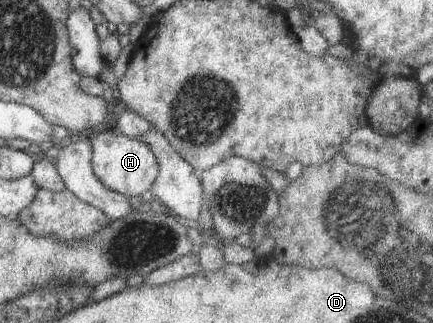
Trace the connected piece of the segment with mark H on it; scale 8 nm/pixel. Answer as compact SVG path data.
M100 129L89 134L89 141L93 151L93 173L107 189L128 199L136 197L139 202L149 196L150 189L159 175L159 163L150 147L138 138L128 138L115 131L106 132Z

